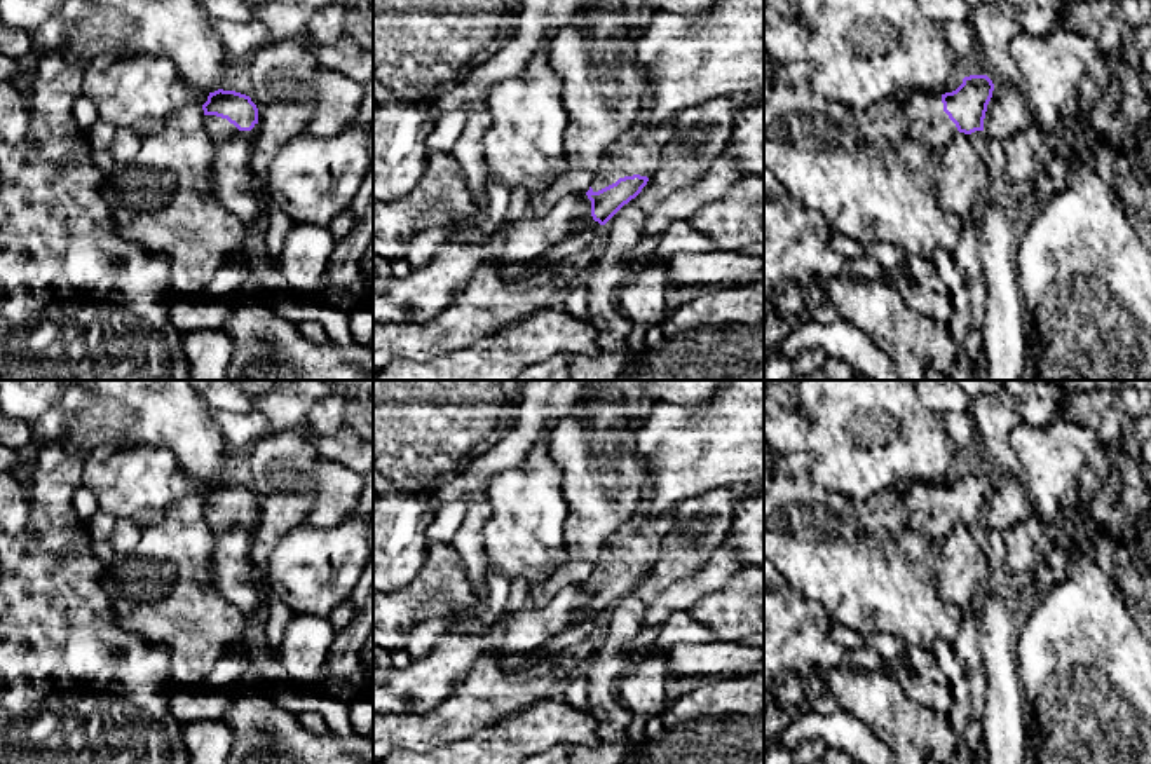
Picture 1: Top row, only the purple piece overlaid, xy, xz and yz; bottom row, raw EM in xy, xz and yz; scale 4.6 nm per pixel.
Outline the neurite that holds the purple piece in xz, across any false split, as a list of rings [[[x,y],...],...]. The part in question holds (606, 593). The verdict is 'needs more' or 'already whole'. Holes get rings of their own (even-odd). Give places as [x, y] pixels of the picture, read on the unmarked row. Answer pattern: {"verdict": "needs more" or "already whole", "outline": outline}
{"verdict": "needs more", "outline": [[[642,509],[612,530],[586,583],[595,612],[605,616],[642,583],[661,555],[671,522],[673,511],[654,516]]]}

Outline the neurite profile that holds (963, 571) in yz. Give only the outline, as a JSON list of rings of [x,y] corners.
[[[957,523],[947,537],[936,542],[936,553],[940,597],[956,604],[964,614],[973,611],[989,583],[991,569],[985,549],[973,537],[970,525]]]

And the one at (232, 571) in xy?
[[[230,529],[215,534],[211,577],[221,598],[242,614],[253,614],[263,605],[263,593],[251,560],[251,534]]]

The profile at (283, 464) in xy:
[[[305,429],[269,433],[255,441],[249,471],[258,499],[258,525],[251,534],[251,560],[269,609],[269,656],[279,659],[281,640],[295,611],[279,602],[265,576],[281,537],[303,523],[316,504],[314,474],[321,457]]]

